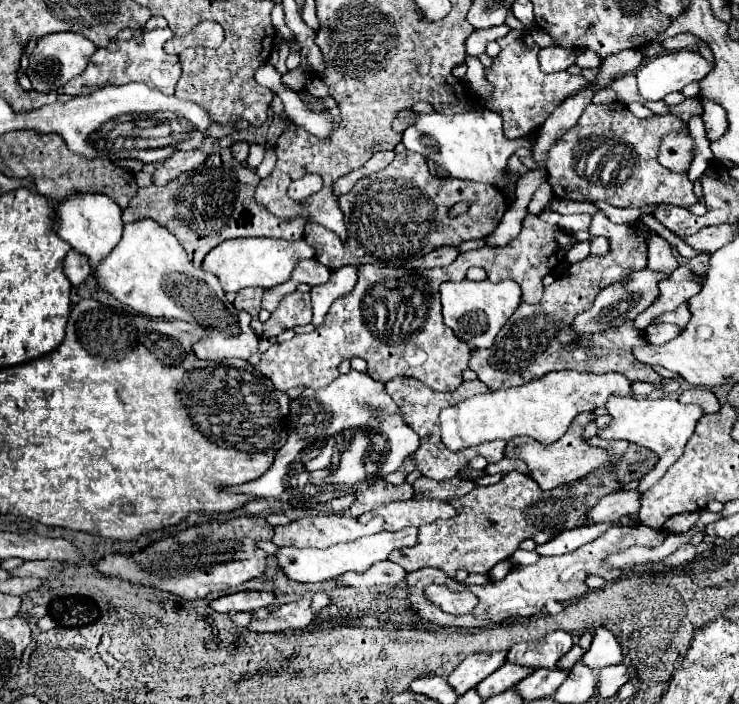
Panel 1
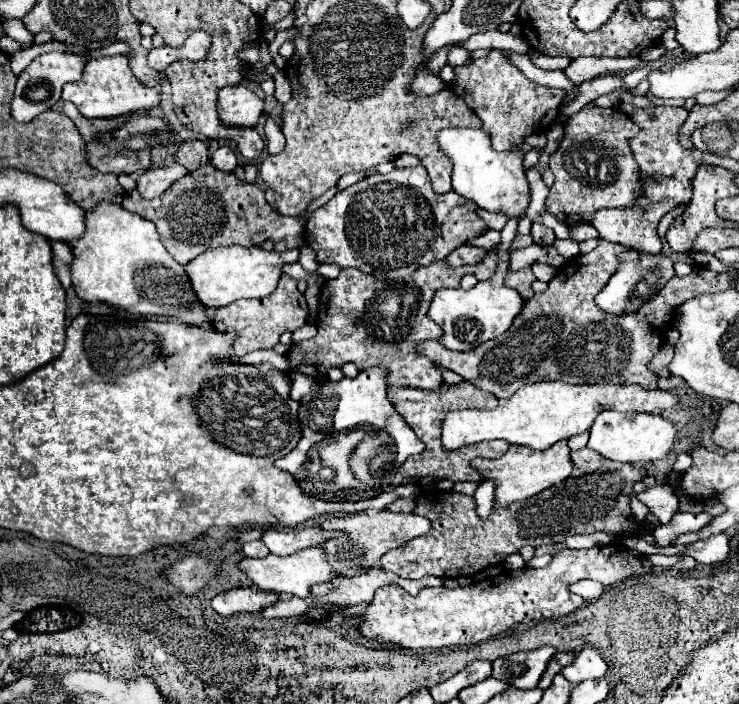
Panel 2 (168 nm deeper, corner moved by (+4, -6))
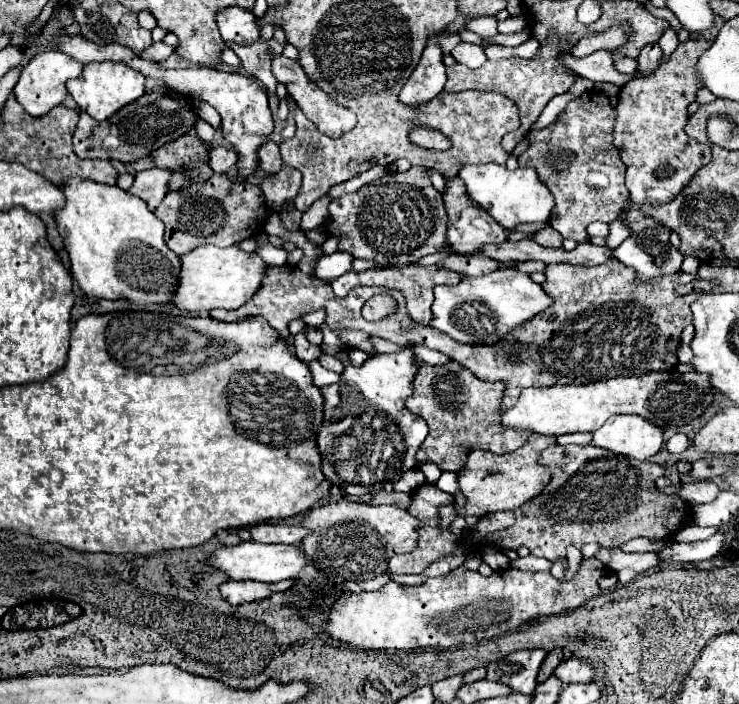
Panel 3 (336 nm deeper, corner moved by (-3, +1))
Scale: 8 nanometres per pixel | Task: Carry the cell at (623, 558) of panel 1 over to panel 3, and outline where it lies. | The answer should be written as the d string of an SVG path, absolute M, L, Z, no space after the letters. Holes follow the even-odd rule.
M692 525L679 530L675 533L675 535L673 535L673 539L677 542L689 543L707 539L717 531L718 529L715 527L700 527L697 525Z

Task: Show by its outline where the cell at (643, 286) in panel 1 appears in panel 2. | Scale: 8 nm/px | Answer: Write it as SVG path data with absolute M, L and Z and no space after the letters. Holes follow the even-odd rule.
M626 250L622 252L622 256L618 256L618 260L620 264L618 264L616 274L608 280L604 290L596 296L596 304L604 312L624 314L624 312L638 310L642 304L646 304L648 298L654 298L658 290L674 276L674 262L672 258L664 254L646 254L638 250Z

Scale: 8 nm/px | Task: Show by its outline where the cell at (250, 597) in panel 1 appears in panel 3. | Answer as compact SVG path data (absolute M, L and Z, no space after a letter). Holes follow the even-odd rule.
M227 581L219 587L221 597L231 605L241 605L247 601L261 601L267 599L275 591L287 591L293 581L279 581L273 585L261 585L255 581Z

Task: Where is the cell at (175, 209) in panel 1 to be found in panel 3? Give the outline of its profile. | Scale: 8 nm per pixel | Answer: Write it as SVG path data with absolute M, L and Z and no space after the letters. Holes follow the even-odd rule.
M213 173L211 179L203 183L193 183L167 193L163 203L153 213L165 223L165 243L179 257L205 243L229 247L243 239L255 237L263 231L267 221L267 205L261 189L245 181L233 181L227 173Z

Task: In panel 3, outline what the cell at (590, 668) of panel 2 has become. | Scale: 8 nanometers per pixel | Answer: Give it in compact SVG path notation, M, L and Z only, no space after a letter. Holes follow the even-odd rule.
M571 657L555 669L555 675L565 683L589 683L595 679L595 667L583 659Z

